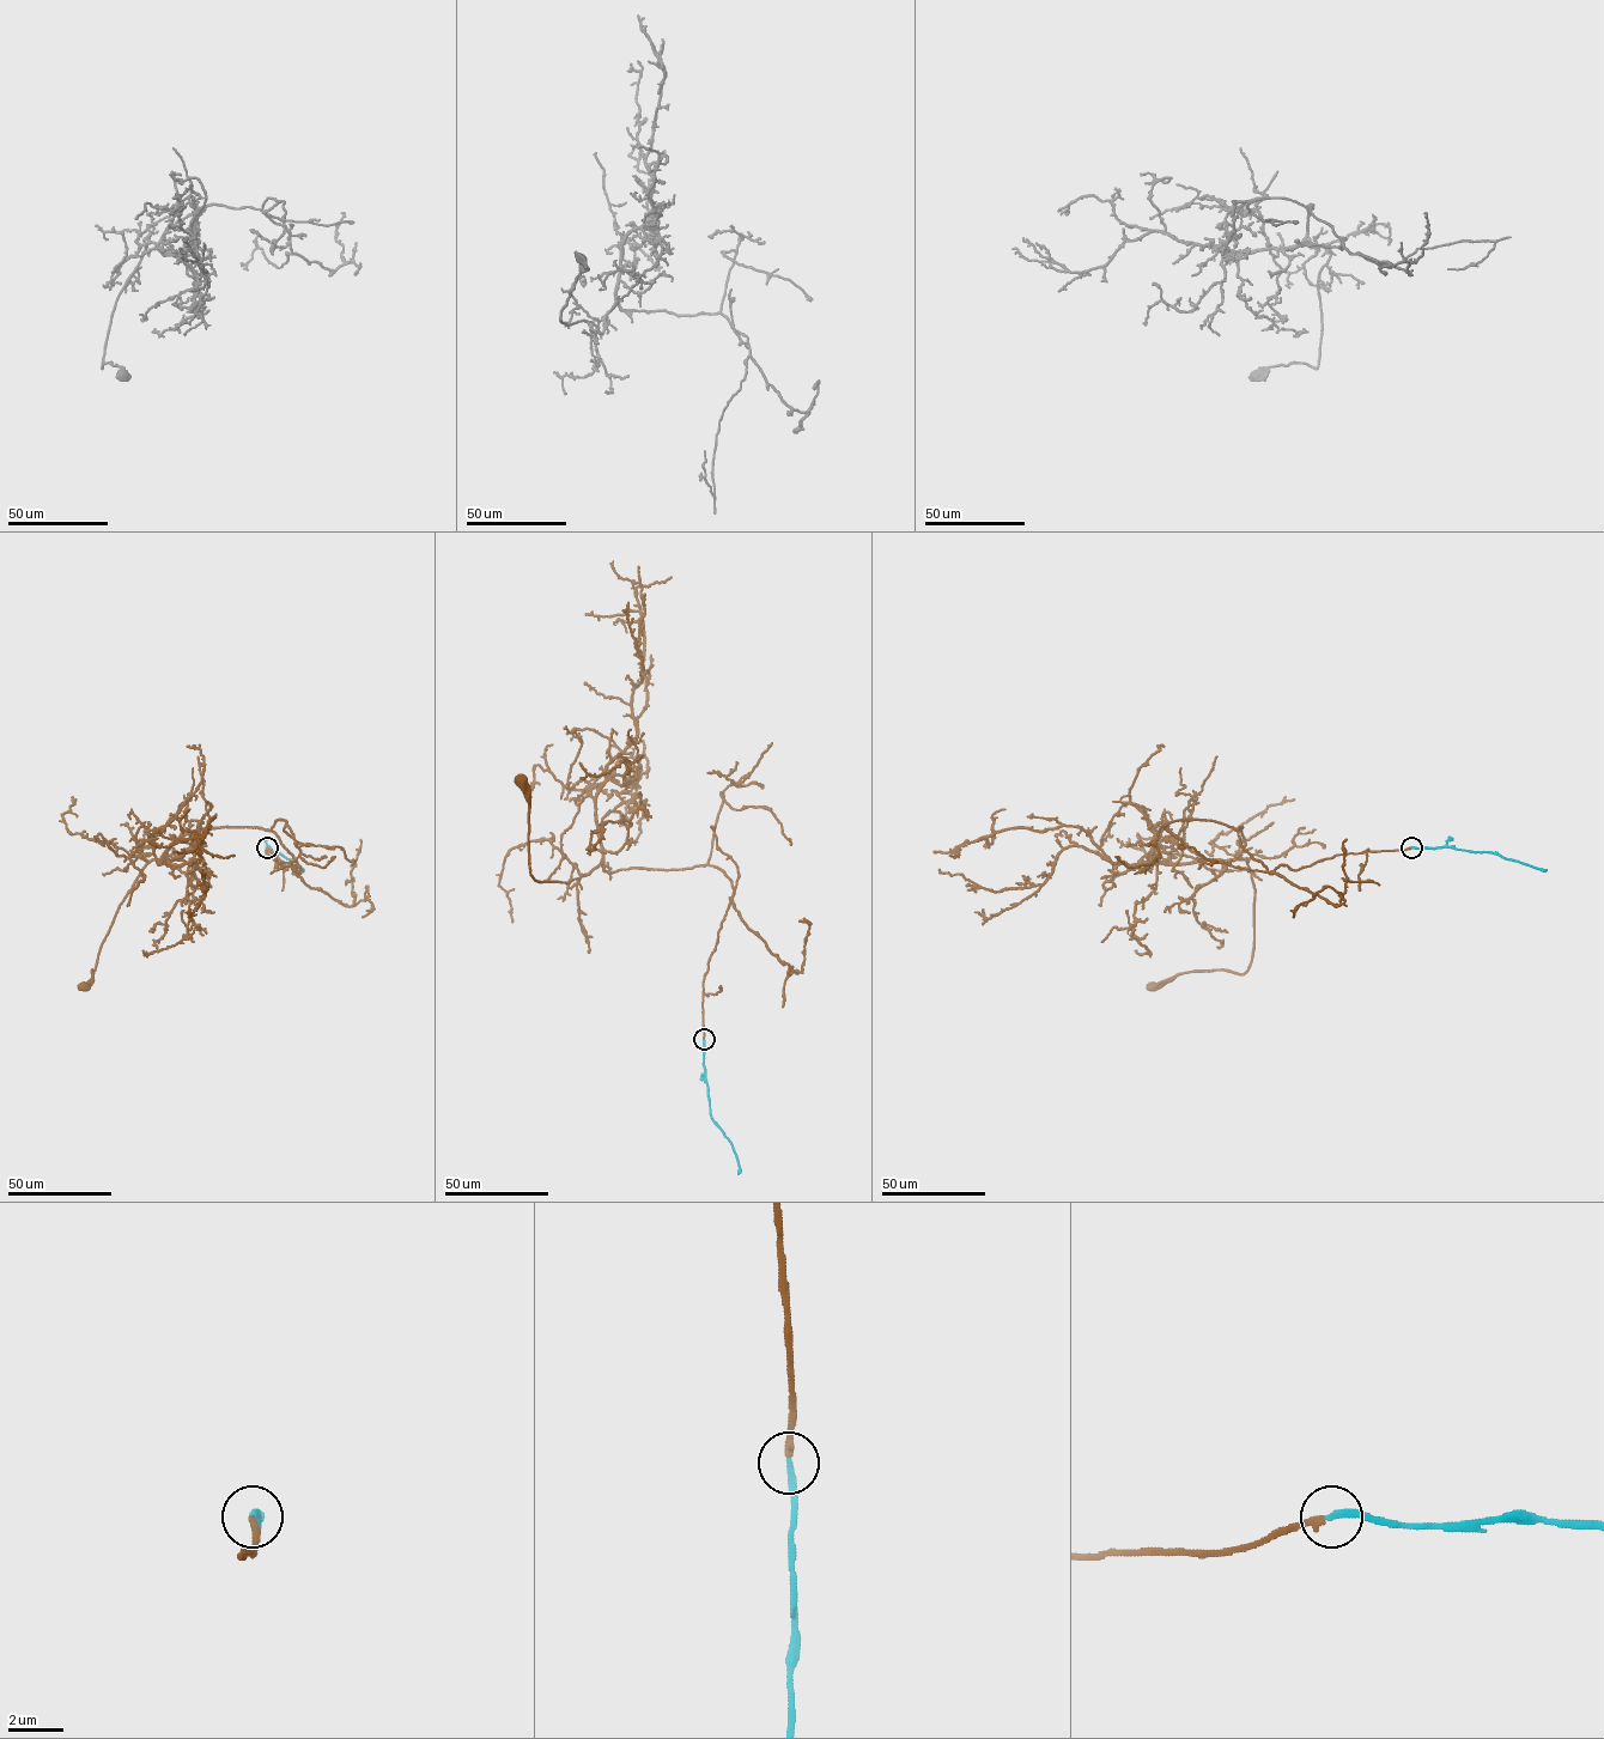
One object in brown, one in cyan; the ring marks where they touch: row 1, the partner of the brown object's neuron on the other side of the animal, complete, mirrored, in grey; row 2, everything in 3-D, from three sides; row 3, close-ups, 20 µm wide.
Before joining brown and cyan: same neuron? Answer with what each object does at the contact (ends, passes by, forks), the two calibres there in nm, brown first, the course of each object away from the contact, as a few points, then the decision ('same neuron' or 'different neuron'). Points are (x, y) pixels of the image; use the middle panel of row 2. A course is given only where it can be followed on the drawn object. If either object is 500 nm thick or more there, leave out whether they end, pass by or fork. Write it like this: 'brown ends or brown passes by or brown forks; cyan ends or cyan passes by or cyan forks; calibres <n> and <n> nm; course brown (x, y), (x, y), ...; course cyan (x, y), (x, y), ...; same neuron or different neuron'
brown ends; cyan ends; calibres 240 and 260 nm; course brown (704, 1039), (704, 977), (731, 881), (709, 864), (608, 873), (602, 862), (566, 882), (539, 882), (521, 780); course cyan (704, 1039), (711, 1118), (731, 1144), (737, 1174); same neuron

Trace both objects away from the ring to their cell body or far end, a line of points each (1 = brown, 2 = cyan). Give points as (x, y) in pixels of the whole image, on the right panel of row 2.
1: (1411, 847), (1269, 873), (1238, 828), (1245, 845), (1234, 858), (1246, 861), (1255, 891), (1249, 968), (1153, 986)
2: (1411, 847), (1450, 846), (1490, 852), (1547, 869)

